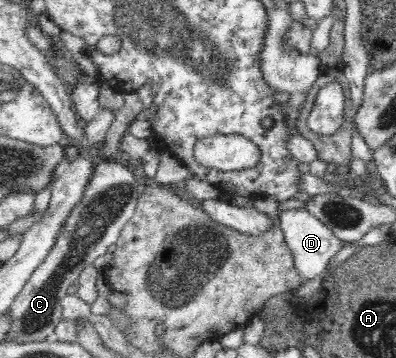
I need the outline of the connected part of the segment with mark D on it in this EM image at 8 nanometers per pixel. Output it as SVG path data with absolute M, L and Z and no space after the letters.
M305 207L281 210L280 221L279 228L284 232L284 239L293 255L293 265L301 284L321 276L329 264L329 258L333 258L343 248L343 241L332 233L333 227L315 218Z

